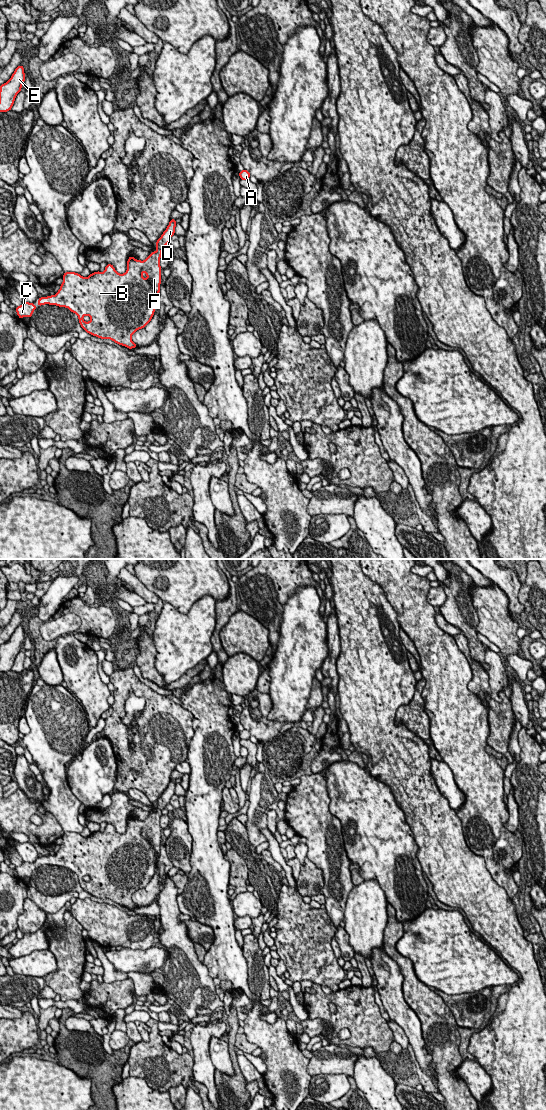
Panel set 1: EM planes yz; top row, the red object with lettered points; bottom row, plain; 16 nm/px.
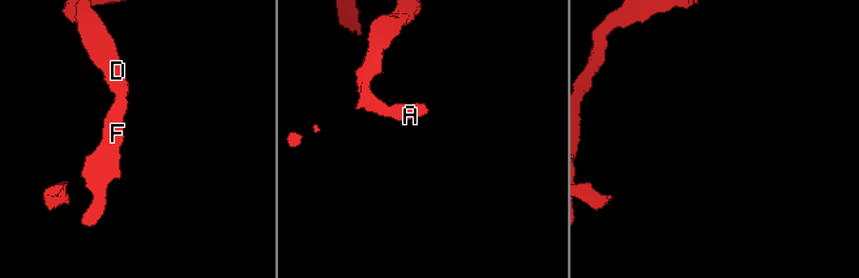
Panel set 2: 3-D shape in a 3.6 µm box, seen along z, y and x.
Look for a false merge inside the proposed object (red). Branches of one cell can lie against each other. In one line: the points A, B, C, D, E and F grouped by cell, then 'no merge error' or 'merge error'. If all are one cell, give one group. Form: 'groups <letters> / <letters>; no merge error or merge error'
groups A B C D E F; no merge error

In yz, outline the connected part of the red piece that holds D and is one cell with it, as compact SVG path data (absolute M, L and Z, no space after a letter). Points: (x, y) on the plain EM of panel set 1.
M176 779L170 780L166 790L155 803L156 811L150 813L144 821L130 816L124 834L118 833L112 824L107 824L103 832L93 832L88 837L75 832L64 832L58 852L53 856L38 858L38 866L49 864L68 868L78 876L80 886L87 893L103 900L110 899L128 909L137 907L132 901L132 895L147 886L155 873L162 840L160 818L162 810L175 794L176 784Z

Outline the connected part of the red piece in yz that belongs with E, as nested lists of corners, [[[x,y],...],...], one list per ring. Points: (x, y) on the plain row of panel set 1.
[[[19,625],[11,638],[0,645],[0,672],[8,672],[12,669],[17,654],[22,650],[25,642],[24,627]]]

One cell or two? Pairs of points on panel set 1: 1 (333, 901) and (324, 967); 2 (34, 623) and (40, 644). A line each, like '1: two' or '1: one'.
1: two
2: one

